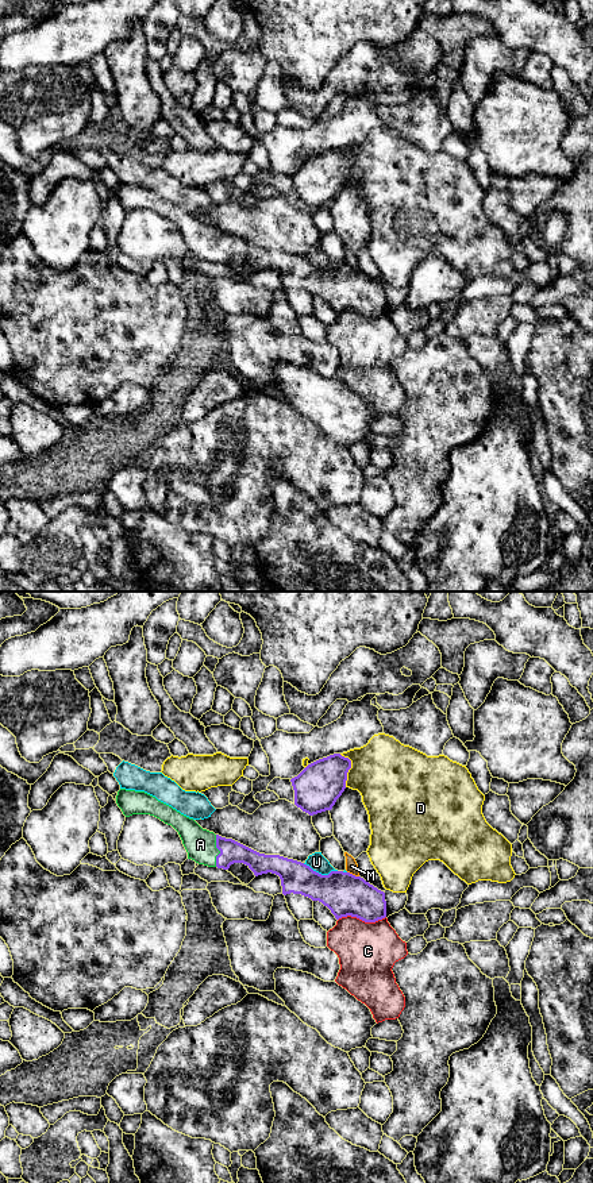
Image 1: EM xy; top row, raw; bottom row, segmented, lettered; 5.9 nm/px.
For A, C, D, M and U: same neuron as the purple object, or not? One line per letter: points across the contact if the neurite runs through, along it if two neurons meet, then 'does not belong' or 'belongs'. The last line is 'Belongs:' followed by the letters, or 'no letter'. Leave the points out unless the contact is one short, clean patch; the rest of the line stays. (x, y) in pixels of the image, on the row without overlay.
A: belongs
C: does not belong
D: does not belong
M: along xy (347, 266), (358, 272) | does not belong
U: does not belong
Belongs: A

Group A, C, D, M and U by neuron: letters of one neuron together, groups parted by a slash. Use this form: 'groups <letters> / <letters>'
groups A / C / D / M / U

